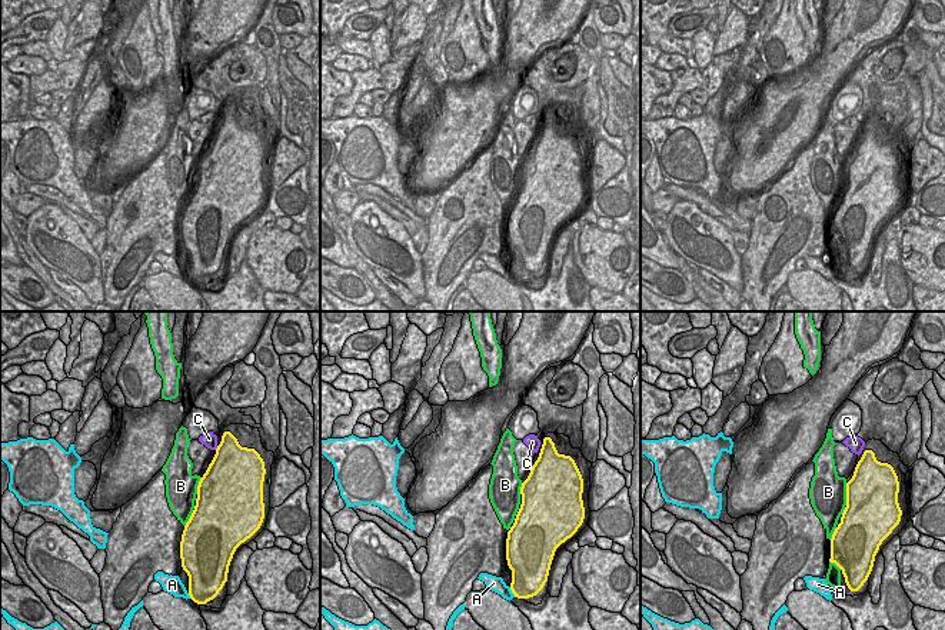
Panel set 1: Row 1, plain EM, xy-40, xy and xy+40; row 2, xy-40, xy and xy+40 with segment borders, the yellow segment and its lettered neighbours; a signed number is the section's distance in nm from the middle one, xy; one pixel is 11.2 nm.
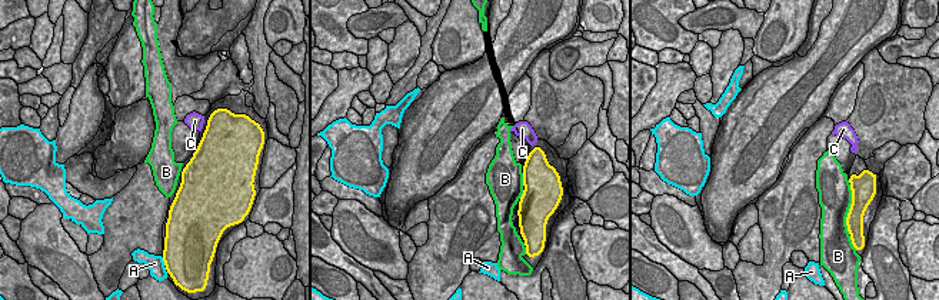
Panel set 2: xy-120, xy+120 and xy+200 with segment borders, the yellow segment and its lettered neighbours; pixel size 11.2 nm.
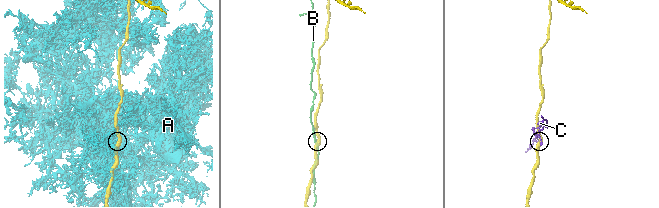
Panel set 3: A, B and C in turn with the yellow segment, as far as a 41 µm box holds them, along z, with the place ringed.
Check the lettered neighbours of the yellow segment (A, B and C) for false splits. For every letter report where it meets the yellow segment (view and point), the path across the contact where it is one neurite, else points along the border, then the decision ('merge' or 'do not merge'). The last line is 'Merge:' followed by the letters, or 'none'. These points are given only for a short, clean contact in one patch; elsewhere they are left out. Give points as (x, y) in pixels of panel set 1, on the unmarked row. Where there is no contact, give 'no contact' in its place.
A: xy (512, 272) | do not merge
B: xy+40 (847, 174) | do not merge
C: xy-40 (218, 127) | along xy-40 (218, 126), (215, 129) | do not merge
Merge: none

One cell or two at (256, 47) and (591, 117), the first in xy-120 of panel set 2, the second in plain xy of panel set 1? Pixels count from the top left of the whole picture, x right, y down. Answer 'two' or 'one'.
one

